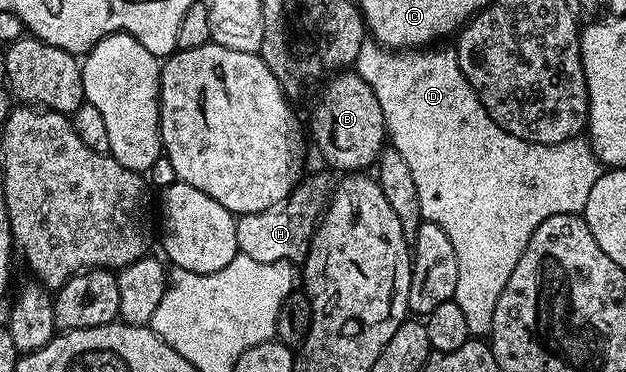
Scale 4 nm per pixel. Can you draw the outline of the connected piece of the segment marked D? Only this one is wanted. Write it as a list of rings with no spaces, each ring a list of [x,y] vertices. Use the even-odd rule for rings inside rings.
[[[367,40],[357,56],[353,70],[364,78],[365,83],[369,84],[374,95],[377,96],[381,112],[384,113],[384,124],[386,133],[389,135],[390,145],[398,150],[409,164],[409,170],[413,174],[413,181],[417,188],[417,197],[420,201],[422,221],[437,224],[437,228],[441,228],[441,232],[445,232],[445,236],[449,236],[449,244],[453,244],[453,252],[457,256],[457,288],[453,300],[457,304],[457,308],[461,308],[461,312],[465,312],[465,324],[469,324],[469,332],[472,336],[487,336],[491,333],[493,312],[497,308],[497,300],[501,296],[517,260],[521,260],[521,252],[525,252],[525,244],[529,244],[529,236],[533,236],[533,232],[539,227],[541,220],[545,220],[549,216],[557,216],[558,214],[582,215],[585,204],[589,200],[589,192],[593,192],[593,184],[597,184],[599,179],[601,163],[599,157],[592,150],[590,141],[583,136],[570,138],[561,144],[546,146],[536,142],[526,142],[509,132],[505,132],[505,128],[501,128],[488,116],[478,94],[475,93],[475,89],[471,87],[469,80],[465,80],[459,67],[459,57],[455,55],[454,49],[435,49],[439,48],[416,48],[400,52],[388,50],[374,40]]]

